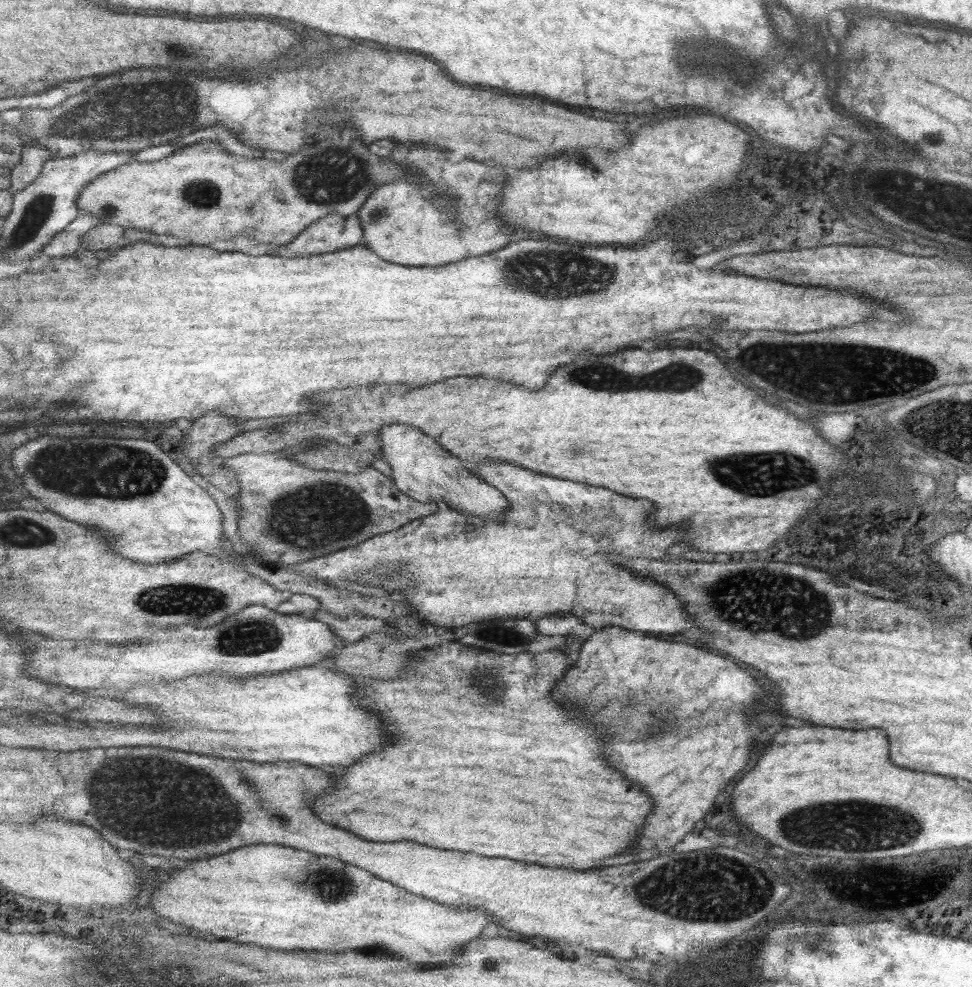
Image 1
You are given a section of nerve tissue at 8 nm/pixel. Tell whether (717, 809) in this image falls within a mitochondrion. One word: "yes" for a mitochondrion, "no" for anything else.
no

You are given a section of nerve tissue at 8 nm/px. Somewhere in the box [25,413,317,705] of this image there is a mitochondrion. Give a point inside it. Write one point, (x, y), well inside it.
(194, 600)

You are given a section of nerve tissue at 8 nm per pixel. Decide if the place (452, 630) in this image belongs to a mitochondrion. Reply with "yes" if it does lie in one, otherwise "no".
no

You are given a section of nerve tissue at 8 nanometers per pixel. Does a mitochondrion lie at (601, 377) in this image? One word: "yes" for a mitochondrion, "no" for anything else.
yes

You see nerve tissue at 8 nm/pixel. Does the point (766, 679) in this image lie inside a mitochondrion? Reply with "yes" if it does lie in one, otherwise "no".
no

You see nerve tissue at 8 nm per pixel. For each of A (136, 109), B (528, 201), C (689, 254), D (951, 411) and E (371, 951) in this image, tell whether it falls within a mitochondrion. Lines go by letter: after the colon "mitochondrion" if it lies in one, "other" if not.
A: mitochondrion
B: other
C: other
D: mitochondrion
E: other

